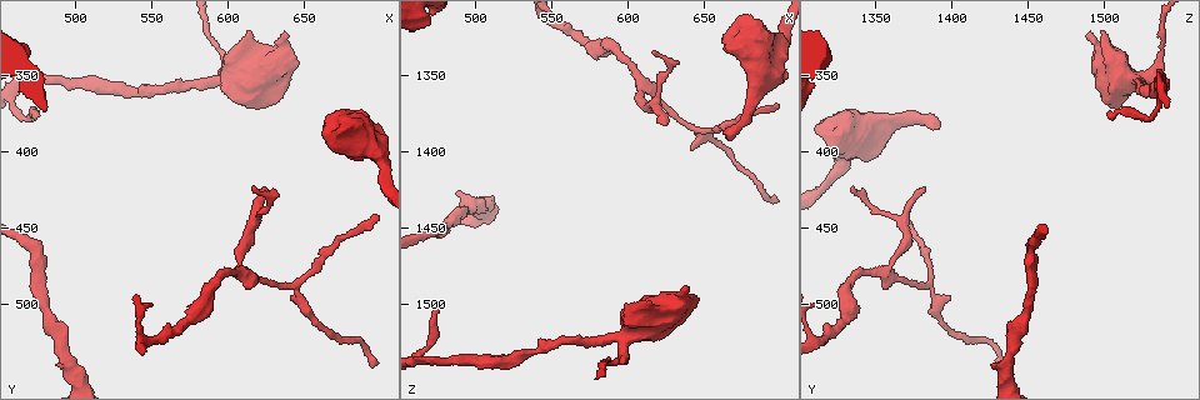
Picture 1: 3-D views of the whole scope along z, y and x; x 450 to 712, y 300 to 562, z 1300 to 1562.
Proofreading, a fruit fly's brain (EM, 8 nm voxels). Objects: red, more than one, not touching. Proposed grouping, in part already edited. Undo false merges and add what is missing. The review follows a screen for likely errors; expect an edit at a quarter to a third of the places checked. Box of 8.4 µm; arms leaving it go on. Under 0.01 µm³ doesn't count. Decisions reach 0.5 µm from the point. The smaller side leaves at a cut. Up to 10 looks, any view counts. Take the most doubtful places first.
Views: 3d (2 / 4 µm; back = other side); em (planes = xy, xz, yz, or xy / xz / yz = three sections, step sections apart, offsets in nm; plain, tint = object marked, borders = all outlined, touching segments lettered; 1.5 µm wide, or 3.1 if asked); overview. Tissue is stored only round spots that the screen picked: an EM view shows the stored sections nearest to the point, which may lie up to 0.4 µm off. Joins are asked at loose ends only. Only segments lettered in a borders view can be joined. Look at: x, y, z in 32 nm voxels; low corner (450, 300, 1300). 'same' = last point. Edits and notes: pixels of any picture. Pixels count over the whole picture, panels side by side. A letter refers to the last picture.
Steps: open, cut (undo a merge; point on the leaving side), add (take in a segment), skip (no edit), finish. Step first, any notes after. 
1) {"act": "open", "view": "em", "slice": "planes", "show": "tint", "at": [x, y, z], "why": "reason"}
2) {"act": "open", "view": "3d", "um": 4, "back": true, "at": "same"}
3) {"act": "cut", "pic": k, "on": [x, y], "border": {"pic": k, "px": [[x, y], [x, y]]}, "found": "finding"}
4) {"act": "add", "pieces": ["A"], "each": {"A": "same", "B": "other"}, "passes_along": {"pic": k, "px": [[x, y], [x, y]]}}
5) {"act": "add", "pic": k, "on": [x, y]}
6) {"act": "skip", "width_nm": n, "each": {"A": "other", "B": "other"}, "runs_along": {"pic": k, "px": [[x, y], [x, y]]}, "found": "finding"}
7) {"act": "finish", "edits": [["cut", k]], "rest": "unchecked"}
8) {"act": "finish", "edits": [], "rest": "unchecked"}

{"act": "open", "view": "em", "slice": "xy", "step": 4, "show": "tint", "at": [664, 384, 1390], "why": "branch stops here"}

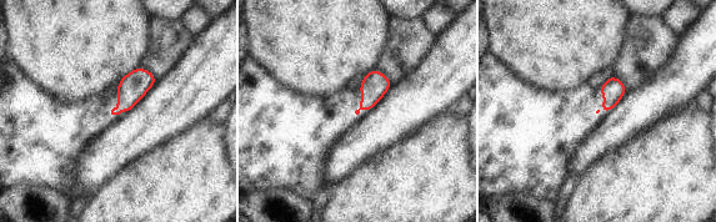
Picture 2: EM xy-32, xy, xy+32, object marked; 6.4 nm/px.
{"act": "open", "view": "em", "slice": "planes", "show": "borders", "at": "same"}

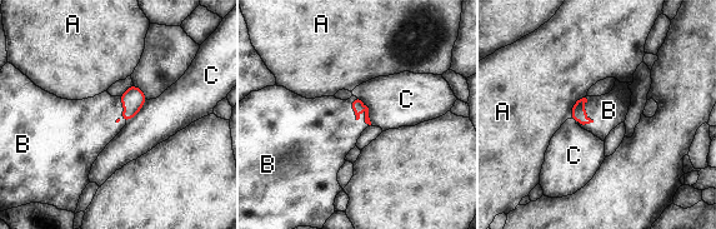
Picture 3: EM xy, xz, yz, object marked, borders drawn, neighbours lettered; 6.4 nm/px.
{"act": "add", "pieces": ["B"], "each": {"A": "other", "B": "same", "C": "other"}, "passes_along": {"pic": 3, "px": [[355, 105], [359, 115], [324, 130]]}, "found": "the neuron continues"}

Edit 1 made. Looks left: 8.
{"act": "open", "view": "overview", "why": "redraw"}

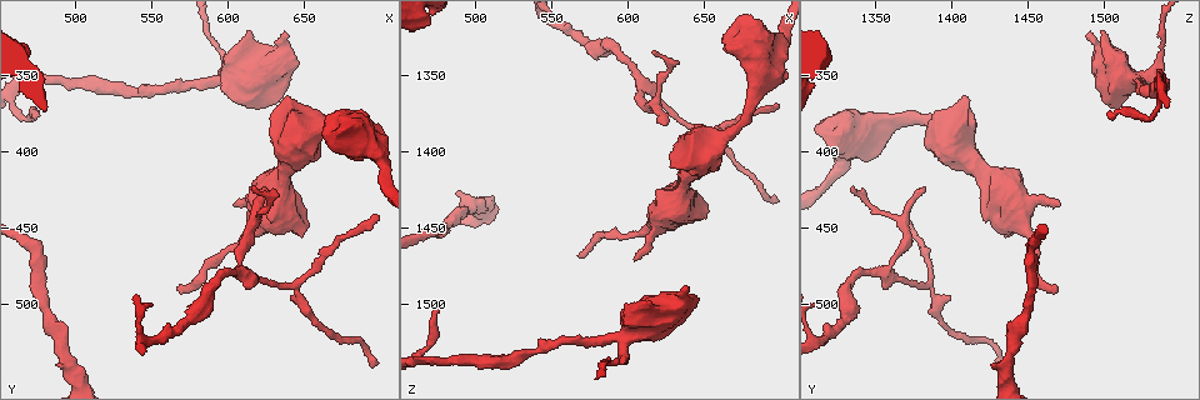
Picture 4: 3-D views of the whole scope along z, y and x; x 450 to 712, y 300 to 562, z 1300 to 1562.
{"act": "open", "view": "em", "slice": "planes", "show": "plain", "at": [616, 424, 1336]}

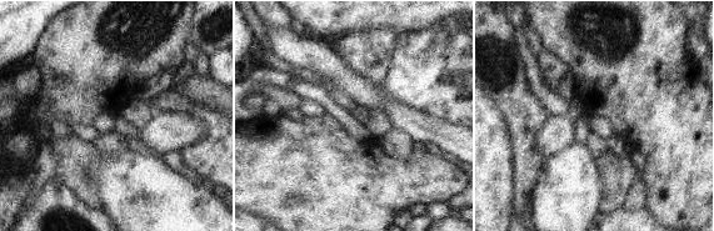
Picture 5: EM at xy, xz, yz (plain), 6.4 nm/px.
{"act": "open", "view": "em", "slice": "planes", "show": "borders", "at": "same"}

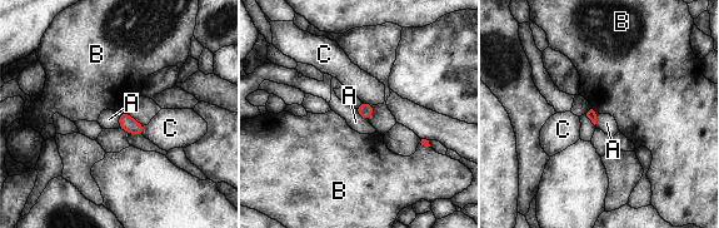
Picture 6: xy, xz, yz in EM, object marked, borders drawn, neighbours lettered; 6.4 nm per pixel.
{"act": "skip", "each": {"A": "other", "B": "other", "C": "other"}, "border": {"pic": 6, "px": [[354, 109], [368, 120]]}, "found": "no lettered segment goes on from it"}

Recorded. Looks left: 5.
{"act": "open", "view": "3d", "um": 2, "at": [474, 374, 1502], "why": "free end"}

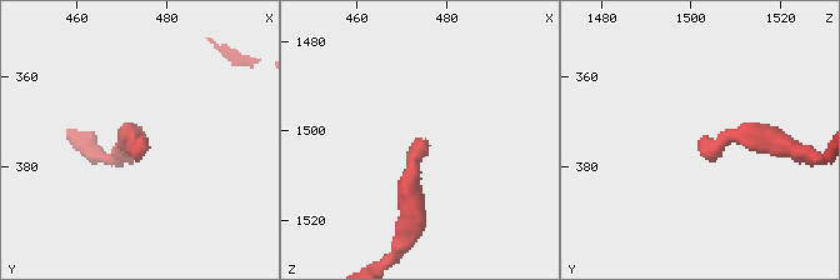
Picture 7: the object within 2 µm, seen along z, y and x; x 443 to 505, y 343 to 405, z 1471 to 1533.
{"act": "open", "view": "em", "slice": "yz", "step": 8, "show": "tint", "at": [475, 373, 1503], "why": "shape alone is not enough"}

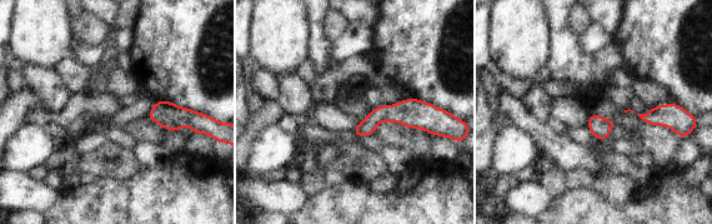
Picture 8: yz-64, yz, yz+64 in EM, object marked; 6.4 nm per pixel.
{"act": "open", "view": "em", "slice": "yz", "step": 8, "show": "borders", "at": "same"}

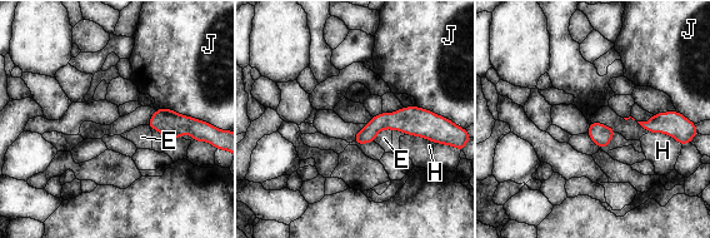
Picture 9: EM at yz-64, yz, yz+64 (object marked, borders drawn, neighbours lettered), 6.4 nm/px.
{"act": "skip", "width_nm": 110, "each": {"E": "other", "H": "other", "J": "other"}, "border": {"pic": 9, "px": [[390, 128], [383, 128], [374, 142]]}, "found": "no lettered segment goes on from it"}

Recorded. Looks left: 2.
{"act": "open", "view": "em", "slice": "planes", "show": "tint", "at": [640, 488, 1382], "why": "branch point"}

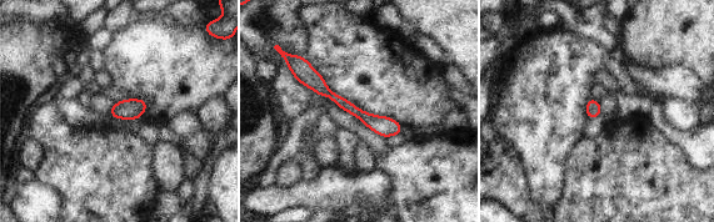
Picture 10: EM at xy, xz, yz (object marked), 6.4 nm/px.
{"act": "open", "view": "em", "slice": "planes", "show": "borders", "at": "same", "why": "see the neighbours"}

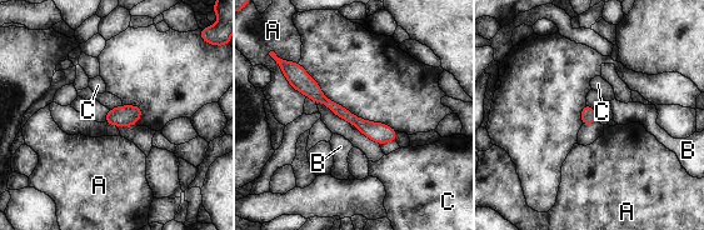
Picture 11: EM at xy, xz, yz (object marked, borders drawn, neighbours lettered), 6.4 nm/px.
{"act": "skip", "width_nm": 100, "each": {"A": "other", "B": "other", "C": "other"}, "found": "continuous, no second neuron"}

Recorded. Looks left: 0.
{"act": "finish", "edits": [["add", 3]], "rest": "unchecked"}

